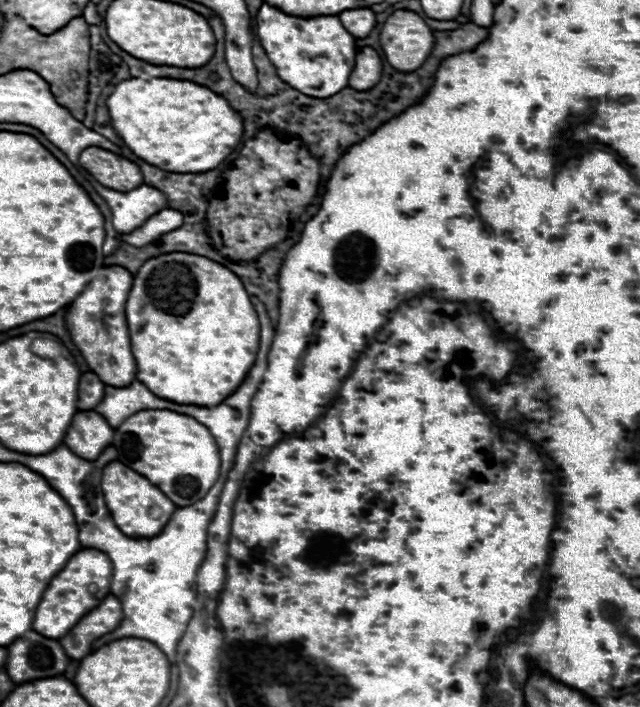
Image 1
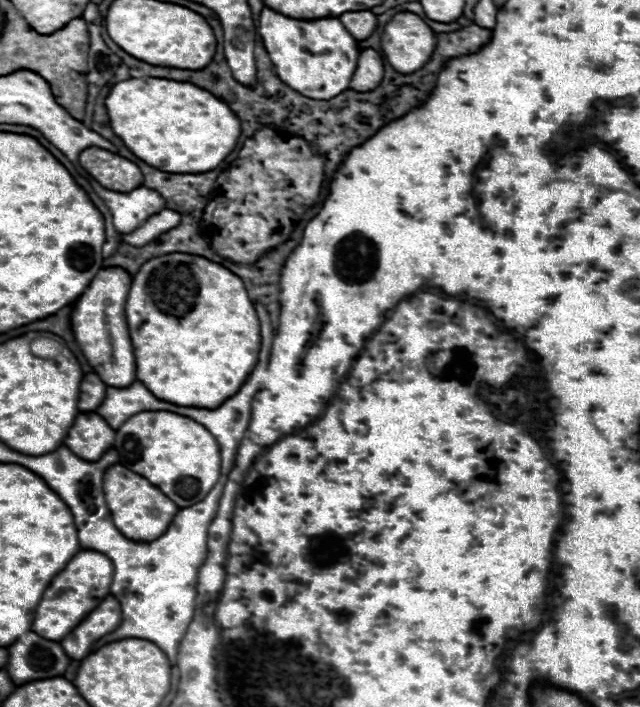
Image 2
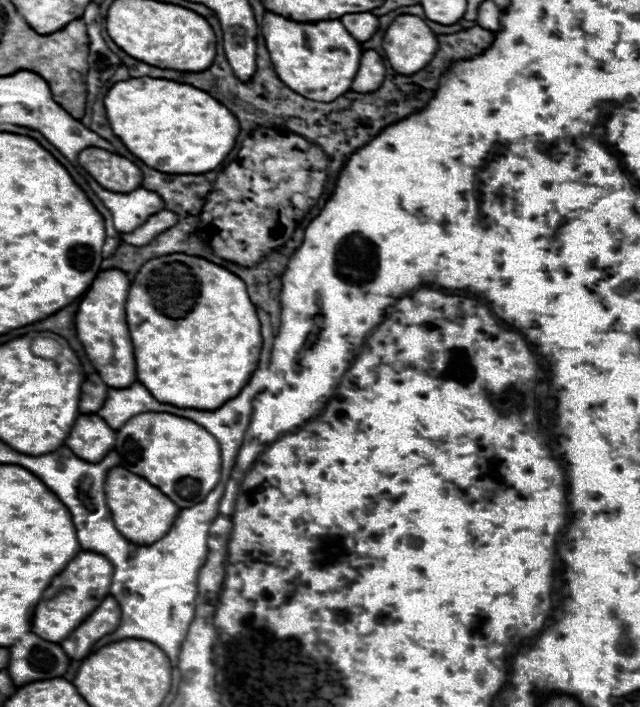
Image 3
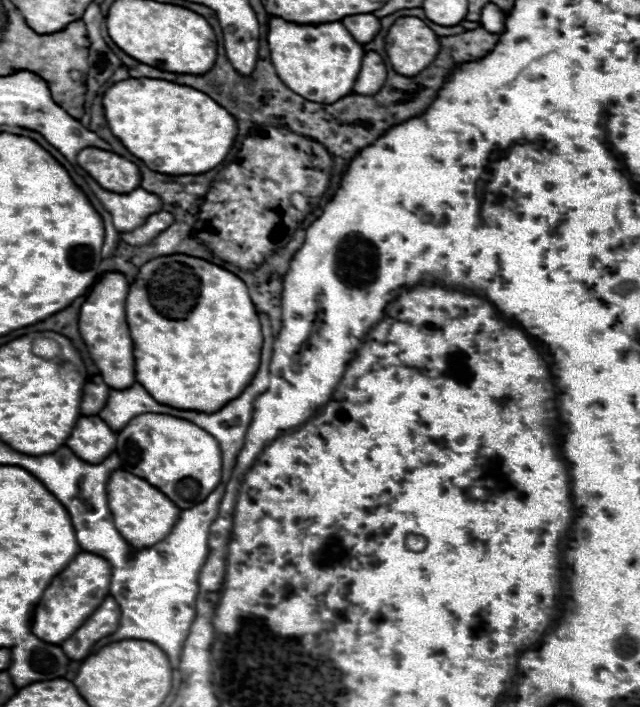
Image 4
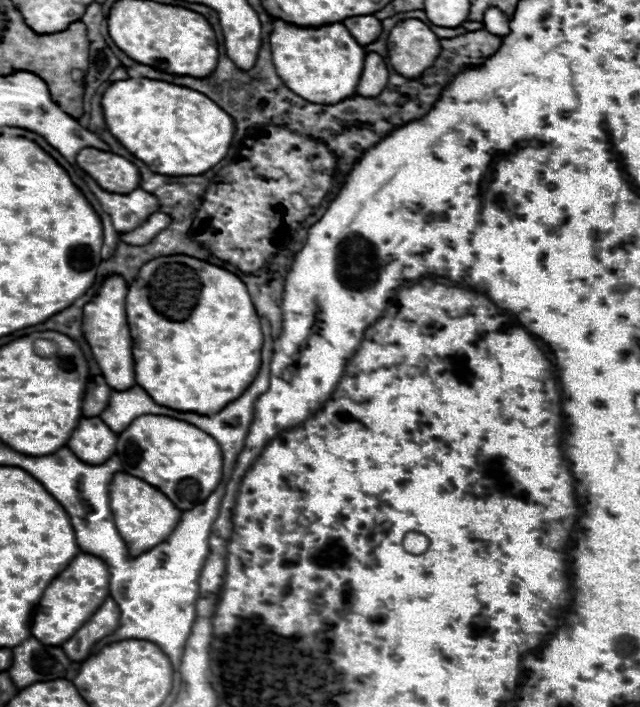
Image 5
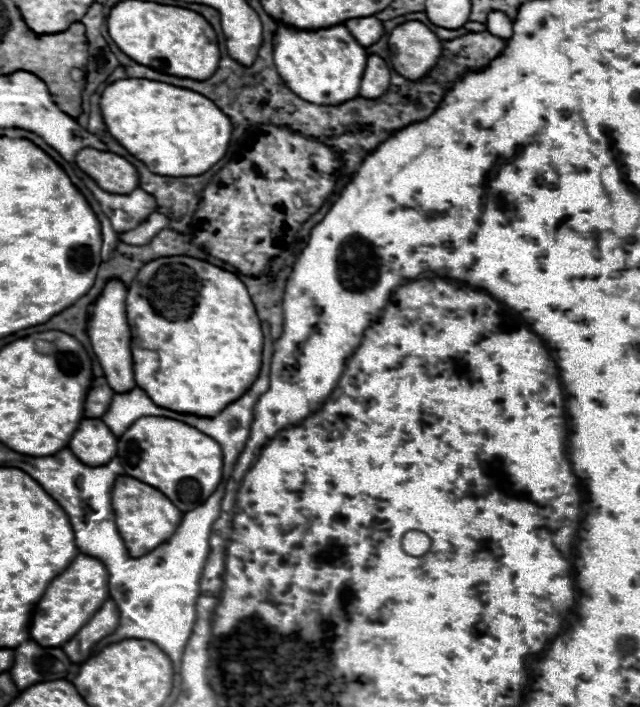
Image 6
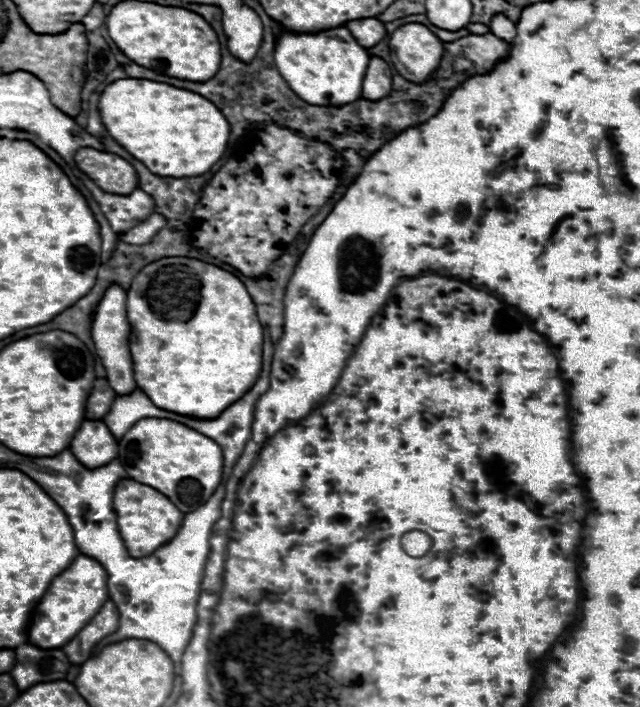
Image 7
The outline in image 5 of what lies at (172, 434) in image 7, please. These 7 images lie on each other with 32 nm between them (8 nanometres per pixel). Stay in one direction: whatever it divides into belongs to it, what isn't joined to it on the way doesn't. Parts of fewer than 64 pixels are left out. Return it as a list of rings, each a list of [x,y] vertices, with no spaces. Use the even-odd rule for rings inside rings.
[[[144,414],[132,420],[132,426],[118,434],[116,454],[122,458],[124,472],[158,488],[180,510],[192,510],[202,504],[222,478],[222,454],[218,442],[204,430],[170,416]]]

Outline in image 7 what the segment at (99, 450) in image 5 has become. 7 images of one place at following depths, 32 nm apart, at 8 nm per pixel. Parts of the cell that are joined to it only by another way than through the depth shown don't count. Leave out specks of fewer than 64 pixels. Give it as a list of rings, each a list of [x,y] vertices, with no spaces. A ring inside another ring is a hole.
[[[84,420],[70,450],[86,468],[100,468],[118,456],[118,442],[102,420]]]

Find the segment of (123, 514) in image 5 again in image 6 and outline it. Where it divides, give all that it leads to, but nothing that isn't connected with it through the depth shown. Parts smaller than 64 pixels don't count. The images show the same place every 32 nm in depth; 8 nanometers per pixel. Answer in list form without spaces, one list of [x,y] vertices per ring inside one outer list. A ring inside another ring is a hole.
[[[118,476],[112,486],[112,510],[114,510],[114,522],[118,526],[120,536],[124,538],[124,544],[132,556],[144,556],[152,552],[156,546],[166,542],[176,526],[182,520],[182,512],[160,494],[160,490],[132,478],[132,476]]]

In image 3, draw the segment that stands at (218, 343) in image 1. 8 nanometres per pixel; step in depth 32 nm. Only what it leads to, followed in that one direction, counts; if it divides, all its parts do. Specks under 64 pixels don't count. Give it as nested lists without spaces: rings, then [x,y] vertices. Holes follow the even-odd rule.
[[[168,254],[148,260],[136,274],[126,300],[126,320],[136,354],[136,378],[158,402],[216,410],[240,392],[258,366],[262,334],[244,282],[230,270],[188,254]]]

